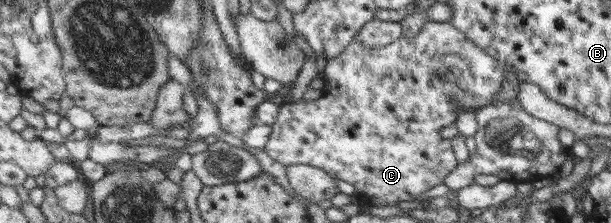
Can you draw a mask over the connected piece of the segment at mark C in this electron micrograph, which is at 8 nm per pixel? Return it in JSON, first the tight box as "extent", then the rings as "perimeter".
{"extent":[263,20,506,206],"perimeter":[[[428,20],[418,30],[414,38],[406,38],[404,34],[400,34],[396,40],[386,44],[384,47],[370,47],[368,49],[368,47],[362,47],[354,38],[340,55],[336,56],[335,59],[326,61],[323,75],[324,86],[320,99],[306,101],[301,98],[297,103],[293,103],[292,101],[290,104],[283,104],[279,107],[278,118],[271,126],[271,135],[263,151],[285,167],[288,165],[297,165],[298,163],[318,167],[326,171],[326,174],[330,175],[333,179],[337,178],[352,184],[356,188],[354,196],[362,199],[366,203],[366,206],[369,206],[372,198],[380,199],[380,205],[397,205],[399,201],[416,200],[422,193],[429,191],[437,185],[444,184],[446,176],[457,168],[459,164],[454,156],[450,140],[441,137],[441,130],[444,127],[455,126],[457,118],[463,110],[475,114],[479,108],[491,105],[494,95],[502,89],[502,81],[504,81],[506,73],[500,68],[499,60],[496,60],[494,56],[488,55],[486,51],[468,40],[462,31],[456,28],[452,22]]]}

